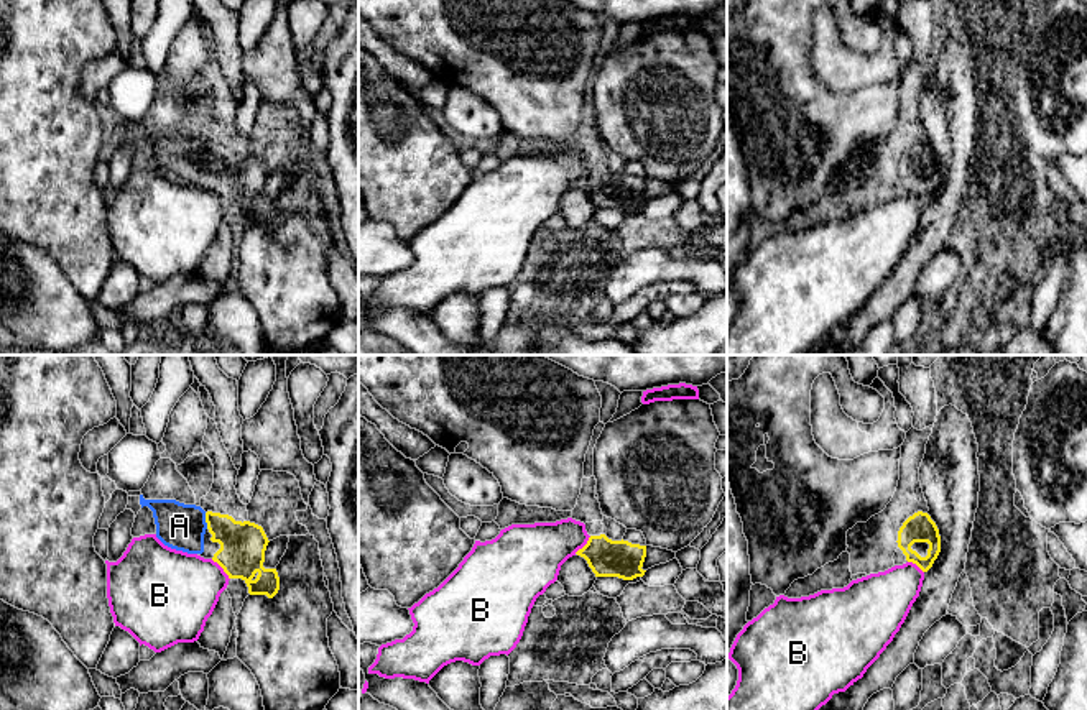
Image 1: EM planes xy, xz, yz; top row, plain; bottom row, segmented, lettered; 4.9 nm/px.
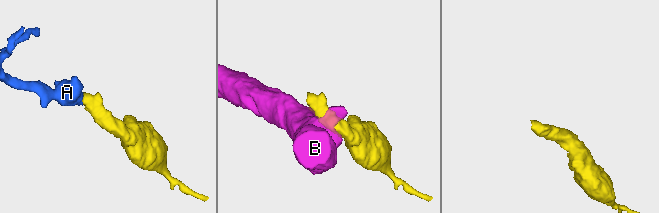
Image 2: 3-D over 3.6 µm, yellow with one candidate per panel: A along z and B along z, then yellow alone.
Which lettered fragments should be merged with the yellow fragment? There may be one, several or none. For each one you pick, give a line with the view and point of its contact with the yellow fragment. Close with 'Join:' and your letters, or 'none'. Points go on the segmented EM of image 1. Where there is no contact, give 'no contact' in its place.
A: xy (206, 521)
Join: A

